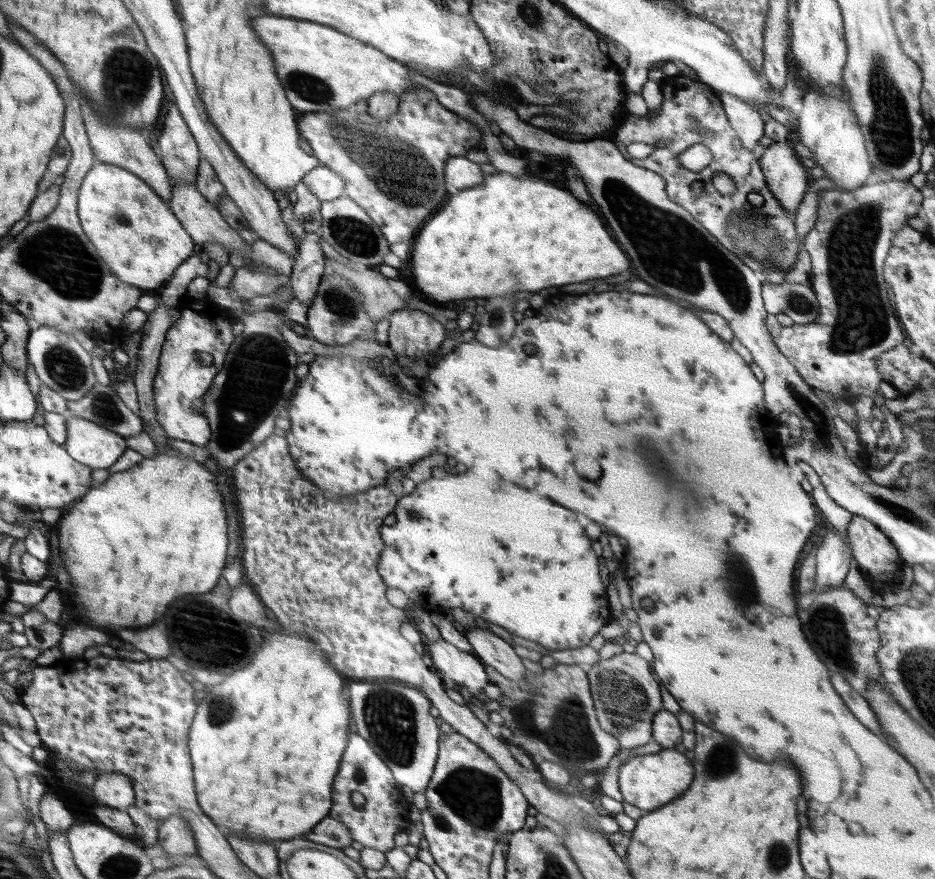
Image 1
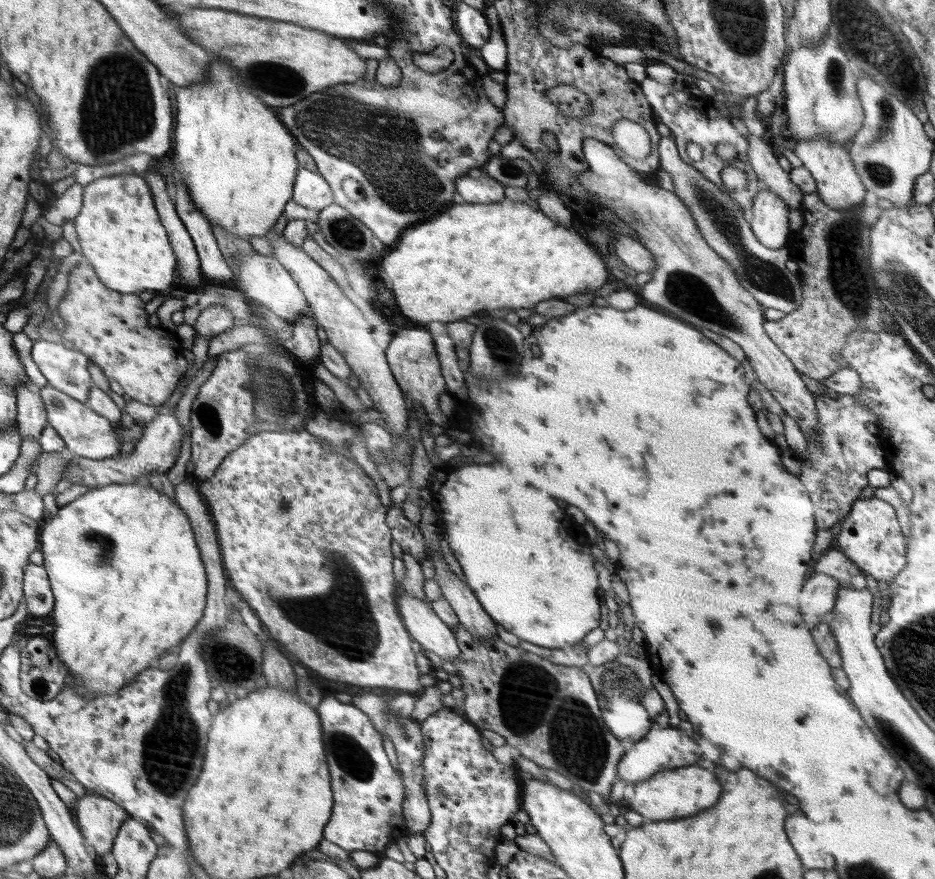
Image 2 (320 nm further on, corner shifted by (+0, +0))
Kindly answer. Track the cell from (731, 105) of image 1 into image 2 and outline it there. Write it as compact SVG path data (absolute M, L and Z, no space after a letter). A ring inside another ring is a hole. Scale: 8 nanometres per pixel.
M754 134L748 135L747 141L747 157L753 174L766 189L775 192L789 208L801 208L802 191L790 180L789 172L780 167L778 156L774 154L770 145Z

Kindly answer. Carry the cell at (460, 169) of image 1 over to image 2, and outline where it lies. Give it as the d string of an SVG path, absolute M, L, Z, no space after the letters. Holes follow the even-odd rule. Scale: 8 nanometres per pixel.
M485 173L474 179L468 174L457 180L457 194L463 202L492 204L505 198L504 186Z

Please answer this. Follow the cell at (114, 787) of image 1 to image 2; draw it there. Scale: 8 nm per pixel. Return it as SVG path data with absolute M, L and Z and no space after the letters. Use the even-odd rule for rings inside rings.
M95 794L77 799L73 811L84 841L92 846L97 863L103 862L103 858L112 852L118 828L129 818L126 810L108 797Z

